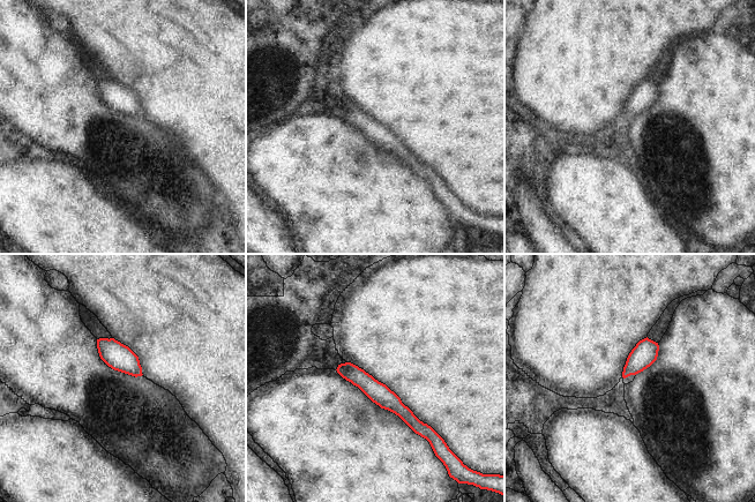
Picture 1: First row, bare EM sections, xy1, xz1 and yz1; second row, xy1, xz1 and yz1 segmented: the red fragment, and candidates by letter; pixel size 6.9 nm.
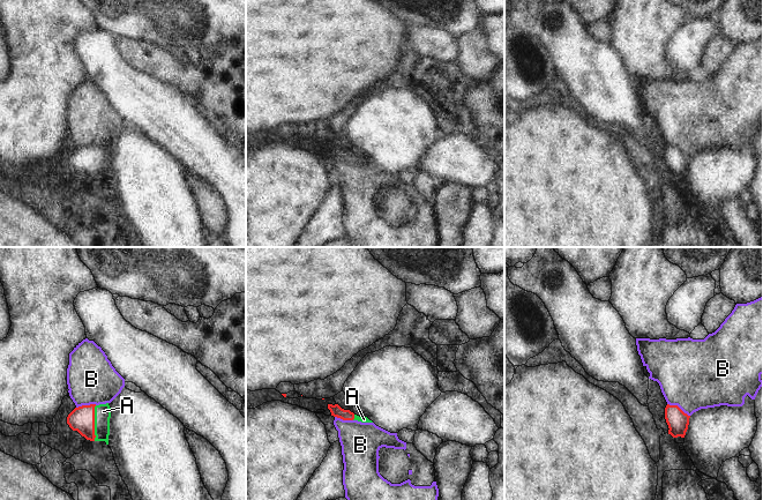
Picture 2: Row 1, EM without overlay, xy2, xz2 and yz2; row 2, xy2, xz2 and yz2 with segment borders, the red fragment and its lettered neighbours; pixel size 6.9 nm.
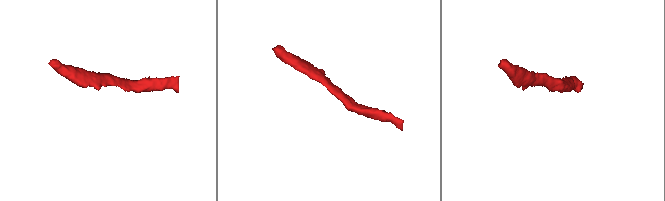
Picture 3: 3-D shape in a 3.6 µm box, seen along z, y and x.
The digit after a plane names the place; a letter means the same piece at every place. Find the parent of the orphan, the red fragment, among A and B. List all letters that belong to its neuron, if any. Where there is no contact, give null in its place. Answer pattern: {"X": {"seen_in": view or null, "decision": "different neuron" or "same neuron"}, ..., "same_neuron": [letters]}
{"A": {"seen_in": "xy2", "decision": "same neuron"}, "B": {"seen_in": "yz2", "decision": "different neuron"}, "same_neuron": ["A"]}

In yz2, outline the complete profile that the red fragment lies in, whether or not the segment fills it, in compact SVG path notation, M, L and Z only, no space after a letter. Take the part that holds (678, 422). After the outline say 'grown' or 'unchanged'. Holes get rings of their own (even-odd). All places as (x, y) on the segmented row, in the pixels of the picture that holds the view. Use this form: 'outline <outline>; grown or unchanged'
outline M667 404L665 408L665 419L668 425L668 434L673 438L685 438L689 425L689 418L678 405Z; unchanged

